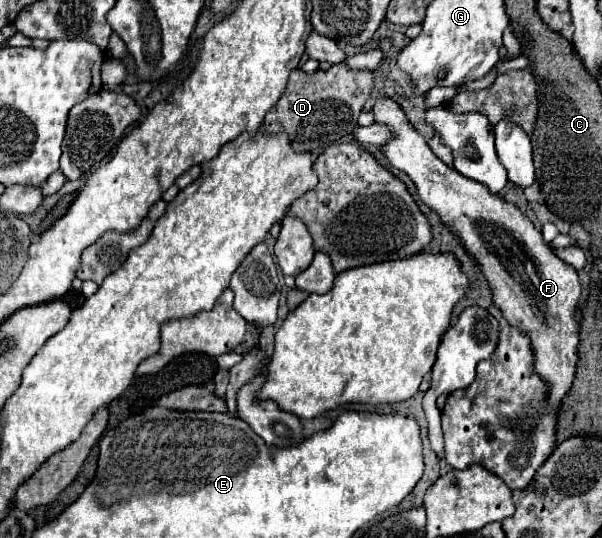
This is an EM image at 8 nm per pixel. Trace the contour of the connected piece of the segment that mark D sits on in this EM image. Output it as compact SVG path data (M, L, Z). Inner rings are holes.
M338 63L332 65L330 69L322 71L318 69L316 73L296 73L298 77L290 81L290 85L286 87L286 91L282 93L280 101L266 113L264 119L264 129L268 133L276 133L276 131L286 131L290 137L290 143L294 147L294 151L310 151L312 155L320 155L328 145L332 143L342 143L342 141L354 141L354 127L358 127L358 115L366 103L366 99L372 93L374 87L374 73L370 69L350 69L346 63Z

